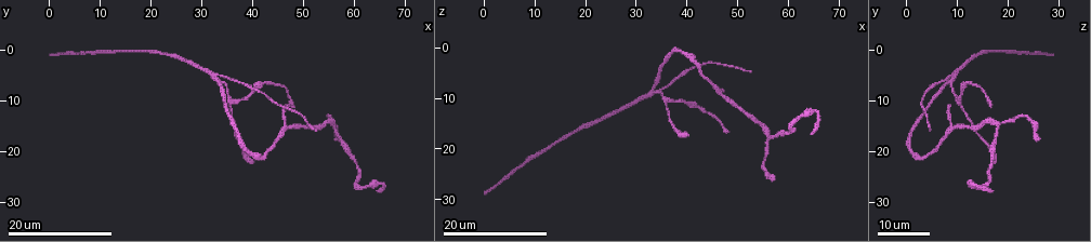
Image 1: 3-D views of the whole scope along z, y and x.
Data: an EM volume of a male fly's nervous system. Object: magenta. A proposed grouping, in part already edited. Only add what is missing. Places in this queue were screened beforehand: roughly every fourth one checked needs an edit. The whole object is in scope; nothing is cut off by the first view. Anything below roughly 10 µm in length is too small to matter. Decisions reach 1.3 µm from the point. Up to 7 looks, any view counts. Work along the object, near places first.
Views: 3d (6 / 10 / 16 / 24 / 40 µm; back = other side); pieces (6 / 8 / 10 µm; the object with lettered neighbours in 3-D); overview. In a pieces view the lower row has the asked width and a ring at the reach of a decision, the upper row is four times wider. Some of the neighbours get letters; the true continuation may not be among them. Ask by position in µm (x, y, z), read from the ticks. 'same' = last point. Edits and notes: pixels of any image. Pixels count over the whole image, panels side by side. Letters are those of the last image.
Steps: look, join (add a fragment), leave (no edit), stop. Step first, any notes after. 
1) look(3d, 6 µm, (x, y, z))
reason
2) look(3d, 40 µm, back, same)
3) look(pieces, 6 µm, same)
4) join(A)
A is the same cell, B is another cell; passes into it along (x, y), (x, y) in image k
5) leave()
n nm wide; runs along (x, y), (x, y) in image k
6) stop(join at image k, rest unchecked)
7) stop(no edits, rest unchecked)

look(3d, 16 µm, (47.5, 11.0, 8.5))
free end

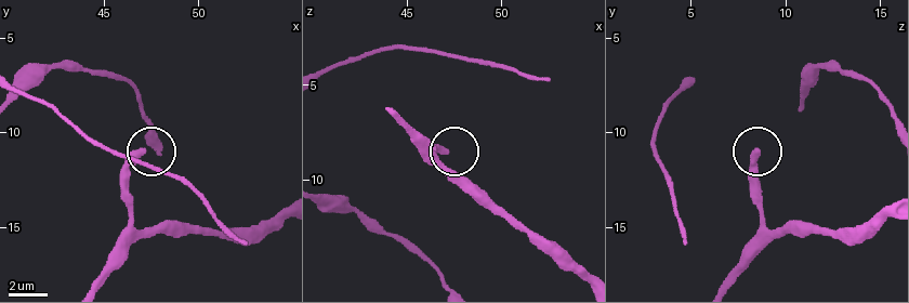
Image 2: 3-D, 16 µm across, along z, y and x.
look(pieces, 6 µm, (47.0, 11.0, 8.5))
what lies round it

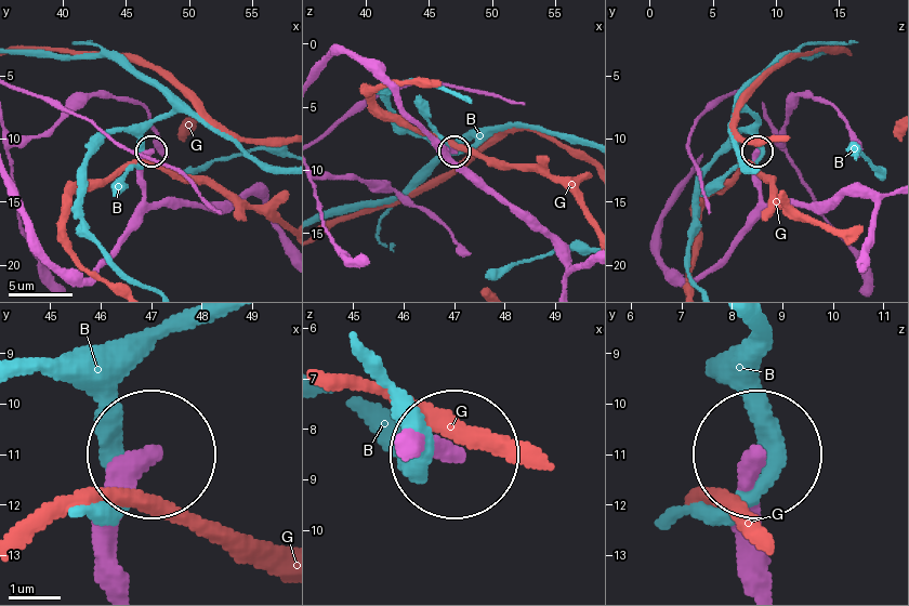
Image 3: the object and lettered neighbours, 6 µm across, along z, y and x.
leave()
B and G are other cells; runs along (767, 577), (754, 452) in image 3; no lettered fragment goes on from it

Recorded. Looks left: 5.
look(3d, 24 µm, (0.0, 0.5, 28.5))

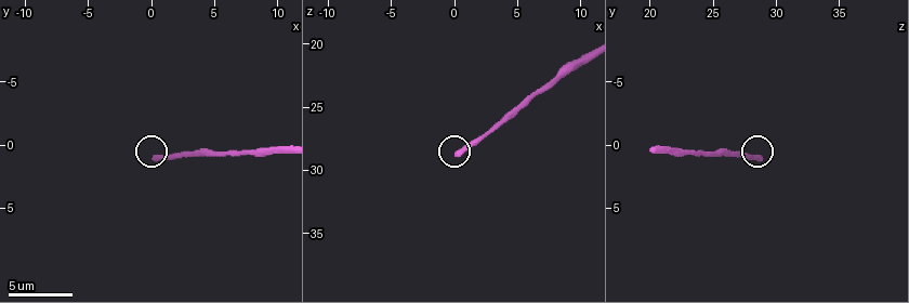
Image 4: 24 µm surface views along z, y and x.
look(pieces, 10 µm, (0.2, 1.0, 28.6))
see the neighbours

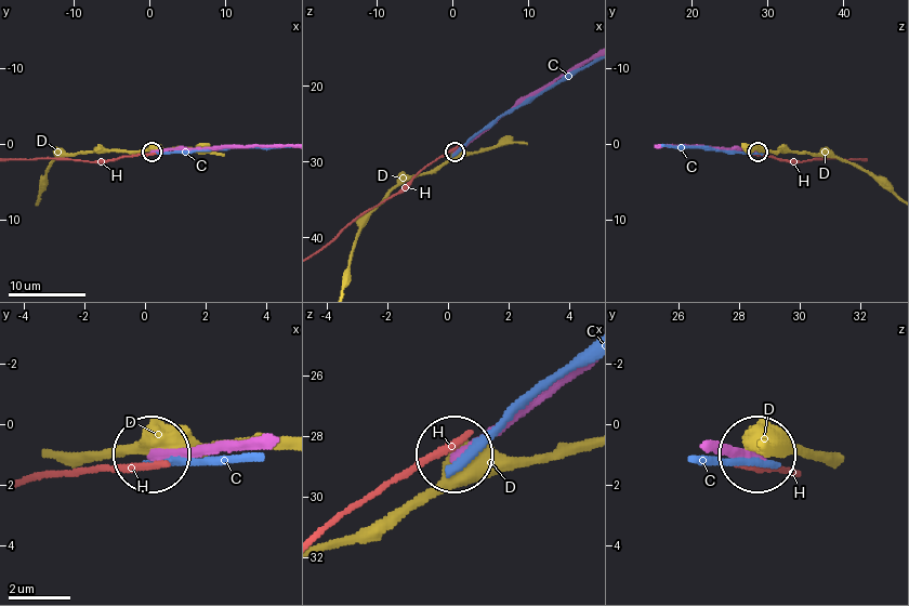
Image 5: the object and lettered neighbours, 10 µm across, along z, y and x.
leave()
310 nm wide; C, D and H are other cells; runs along (567, 70), (522, 97), (455, 150) in image 5; none of them fits

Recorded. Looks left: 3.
look(3d, 24 µm, (52.5, 16.0, 4.5))
free end

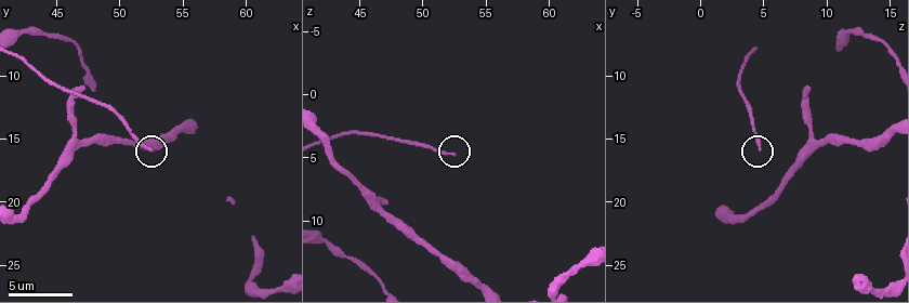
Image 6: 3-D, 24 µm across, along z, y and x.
look(pieces, 10 µm, (52.6, 16.0, 4.8))
what lies round it

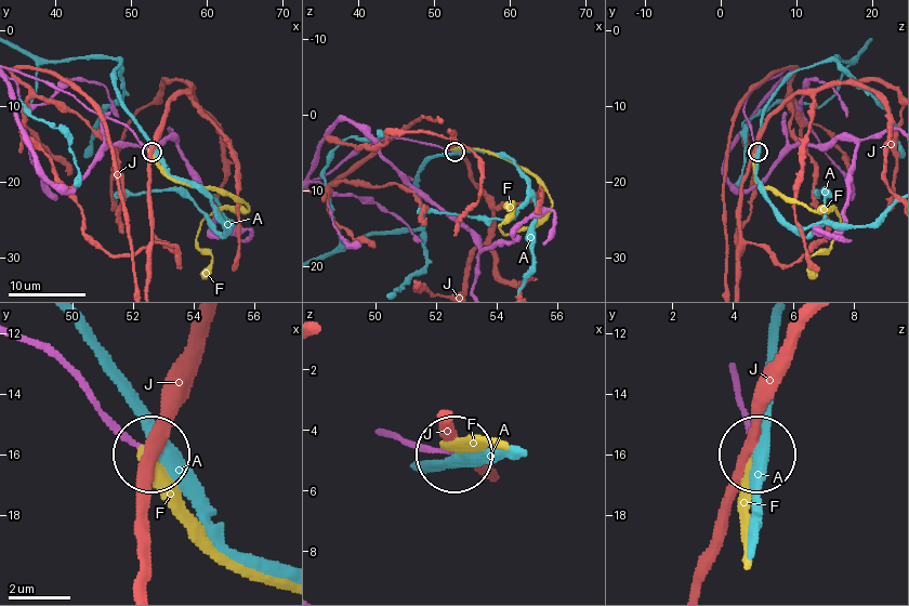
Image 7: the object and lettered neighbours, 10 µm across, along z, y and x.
leave()
A, F and J are other cells; runs along (736, 384), (751, 451) in image 7; no lettered fragment goes on from it

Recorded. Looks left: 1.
stop(no edits, rest unchecked)

